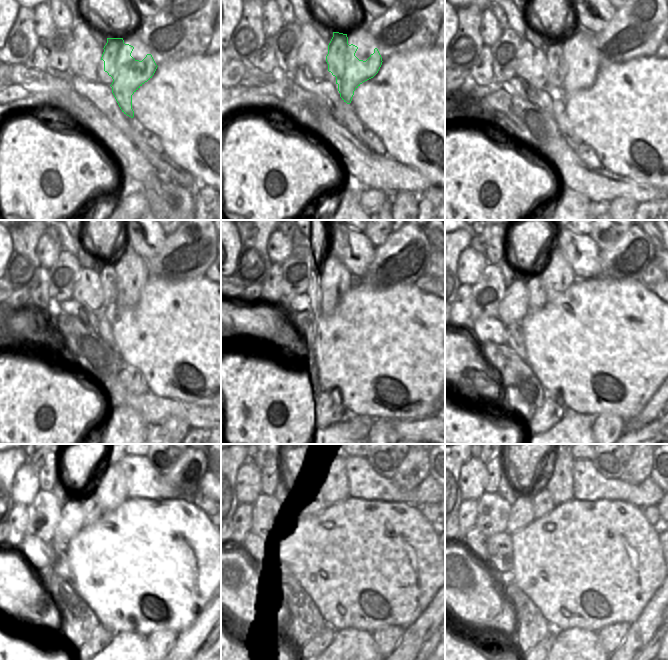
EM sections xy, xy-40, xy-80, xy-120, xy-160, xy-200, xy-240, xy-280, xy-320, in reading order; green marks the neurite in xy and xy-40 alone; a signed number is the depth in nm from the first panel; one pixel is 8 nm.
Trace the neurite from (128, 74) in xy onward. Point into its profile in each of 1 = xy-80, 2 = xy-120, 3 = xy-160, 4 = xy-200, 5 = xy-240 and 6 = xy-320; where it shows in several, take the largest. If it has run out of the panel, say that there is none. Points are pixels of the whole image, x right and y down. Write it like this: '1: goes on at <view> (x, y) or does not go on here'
1: goes on at xy-80 (575, 74)
2: goes on at xy-120 (122, 291)
3: goes on at xy-160 (336, 280)
4: goes on at xy-200 (557, 275)
5: goes on at xy-240 (110, 490)
6: goes on at xy-320 (560, 483)

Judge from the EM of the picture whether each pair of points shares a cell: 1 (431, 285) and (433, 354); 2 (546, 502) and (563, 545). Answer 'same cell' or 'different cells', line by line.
1: different cells
2: different cells

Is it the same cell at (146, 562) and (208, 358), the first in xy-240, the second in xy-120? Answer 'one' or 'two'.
one

